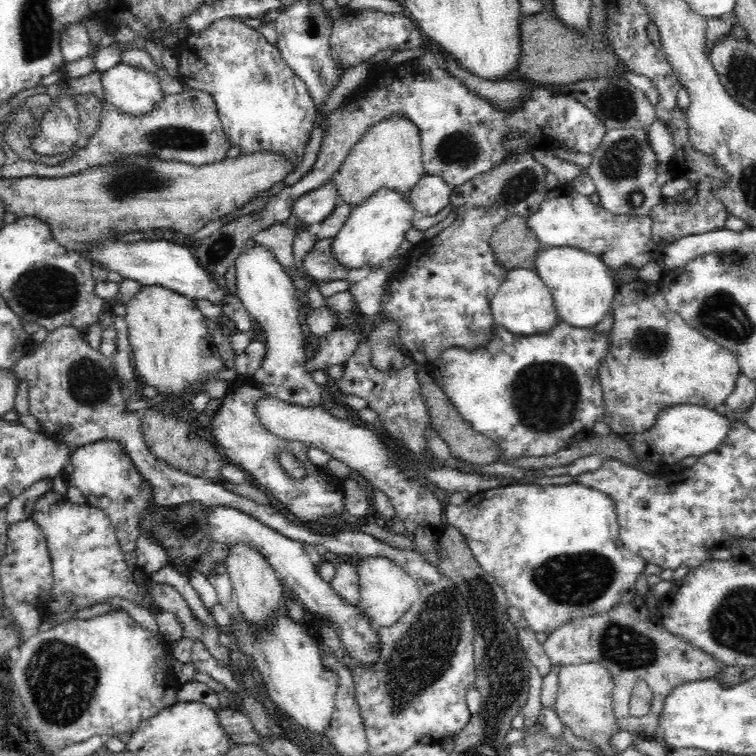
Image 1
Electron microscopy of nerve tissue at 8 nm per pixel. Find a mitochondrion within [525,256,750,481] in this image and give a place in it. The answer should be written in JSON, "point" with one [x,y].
{"point":[650,342]}

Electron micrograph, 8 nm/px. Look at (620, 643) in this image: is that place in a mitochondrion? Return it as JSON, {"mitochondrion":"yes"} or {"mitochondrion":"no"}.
{"mitochondrion":"yes"}

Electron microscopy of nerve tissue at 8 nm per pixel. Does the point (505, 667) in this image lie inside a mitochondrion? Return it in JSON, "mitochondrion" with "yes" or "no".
{"mitochondrion":"yes"}

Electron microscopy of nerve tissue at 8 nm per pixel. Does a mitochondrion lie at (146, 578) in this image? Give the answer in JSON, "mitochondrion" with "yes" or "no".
{"mitochondrion":"no"}

